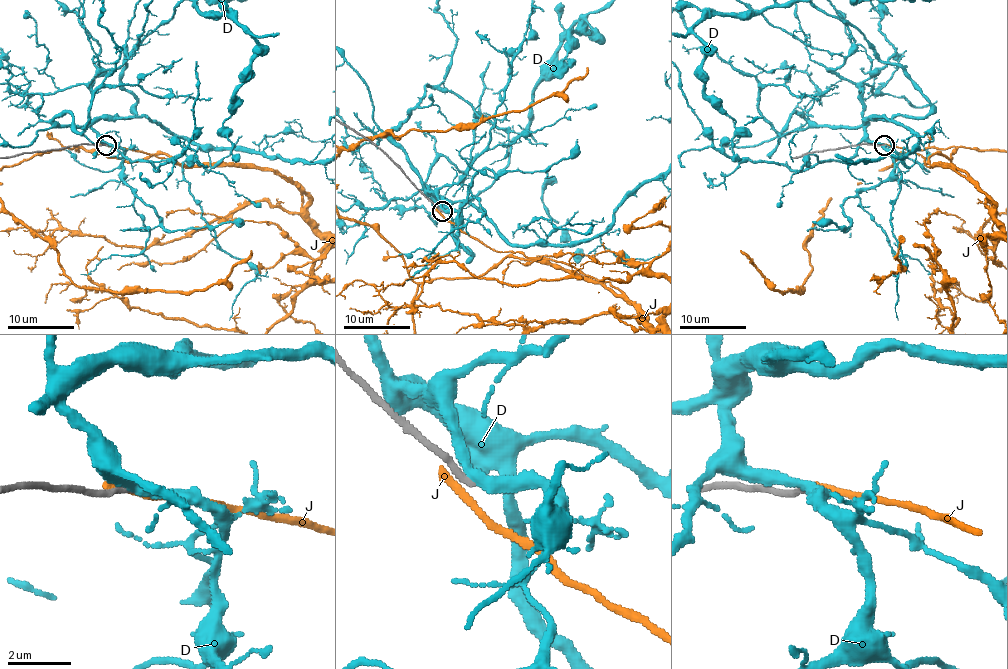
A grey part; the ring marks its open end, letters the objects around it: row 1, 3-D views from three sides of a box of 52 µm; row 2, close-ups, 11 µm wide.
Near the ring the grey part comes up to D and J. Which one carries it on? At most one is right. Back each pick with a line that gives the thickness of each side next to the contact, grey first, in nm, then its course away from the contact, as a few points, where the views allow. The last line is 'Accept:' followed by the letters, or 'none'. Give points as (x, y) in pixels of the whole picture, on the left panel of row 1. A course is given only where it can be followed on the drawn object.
Accept: none

